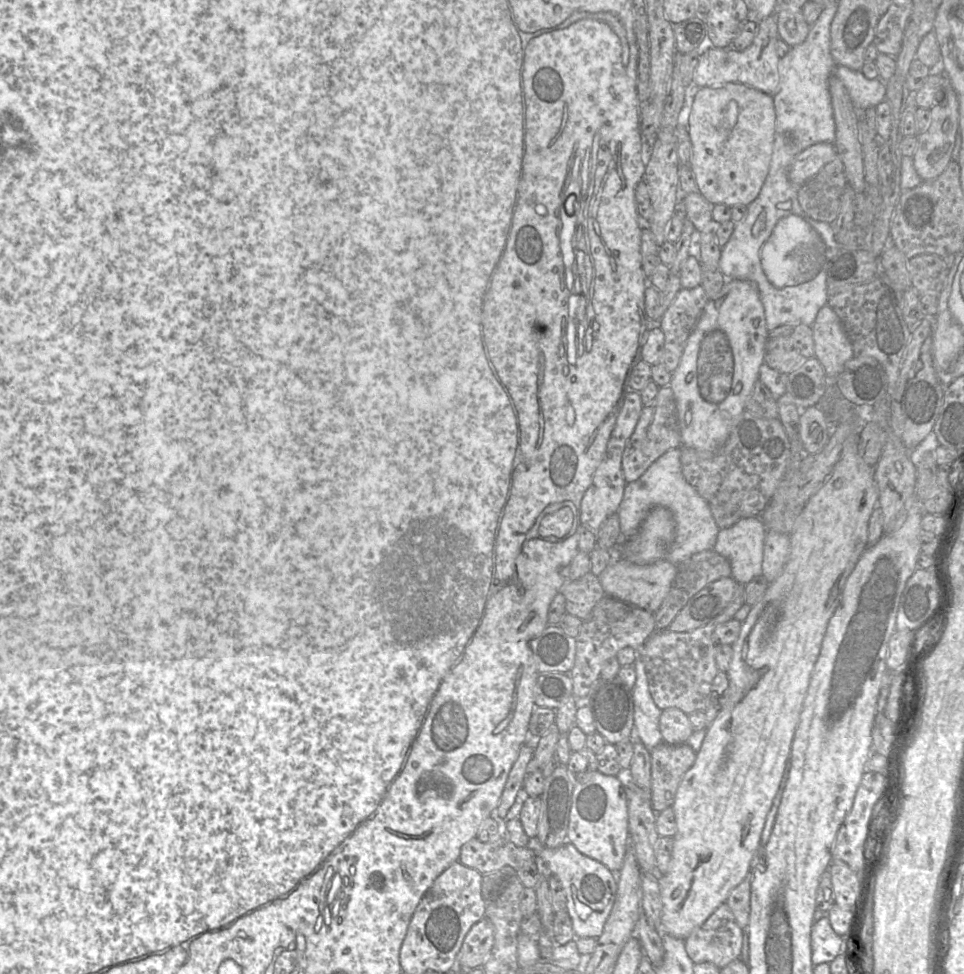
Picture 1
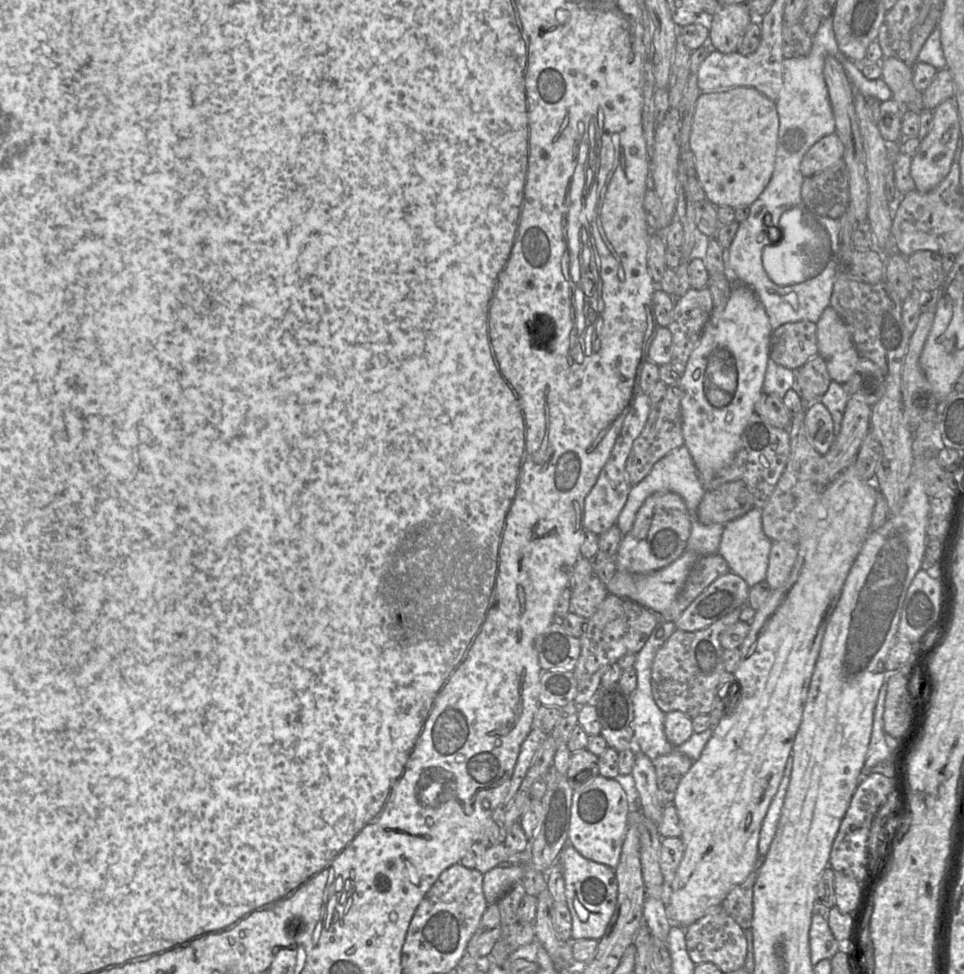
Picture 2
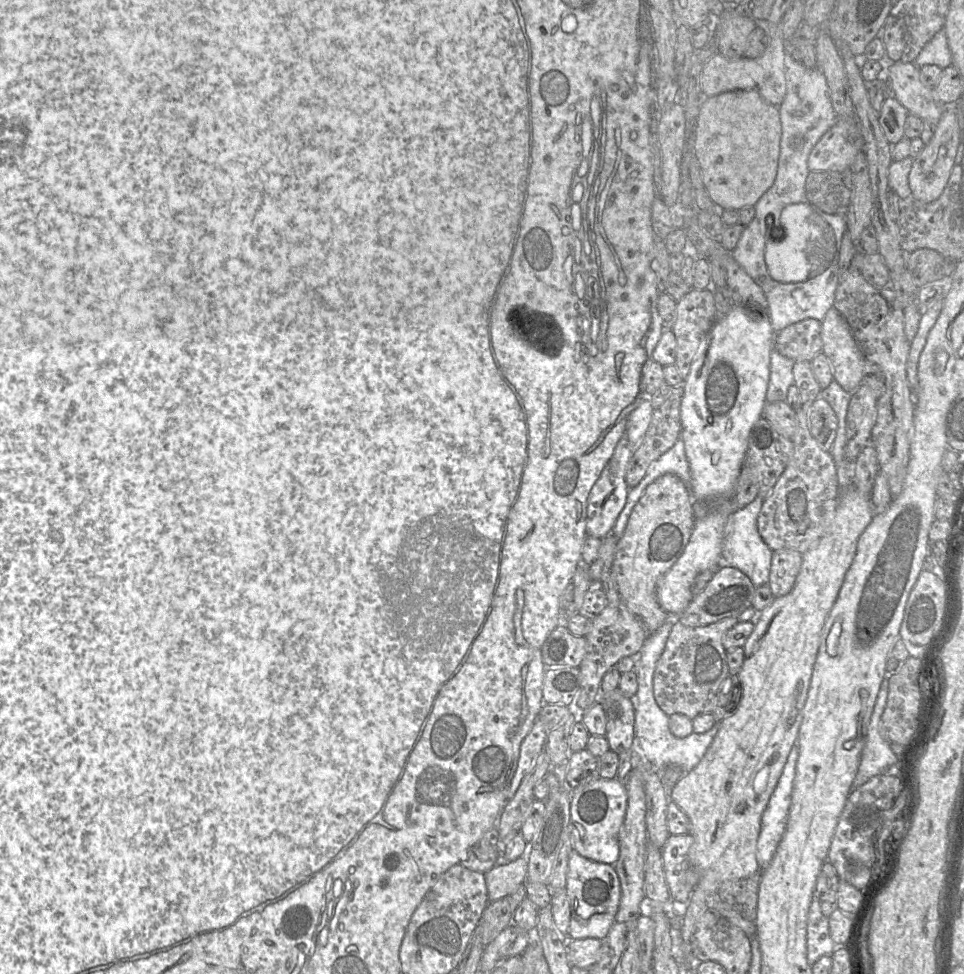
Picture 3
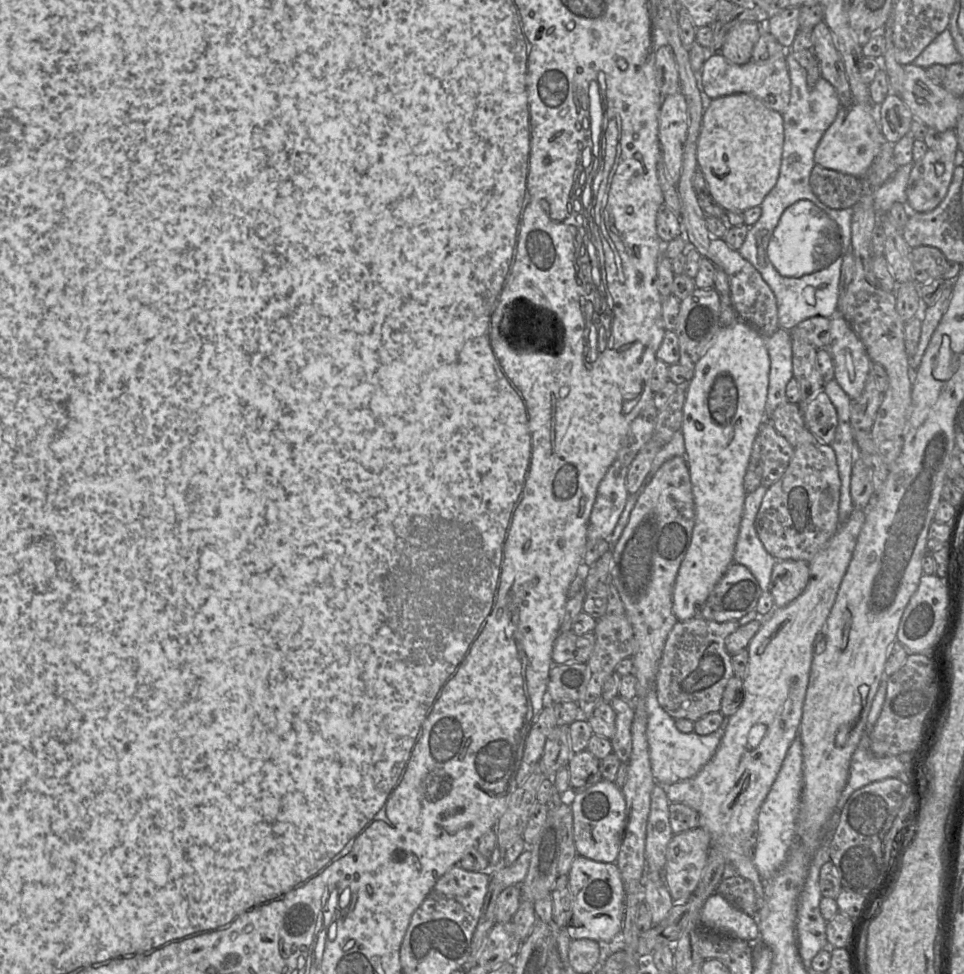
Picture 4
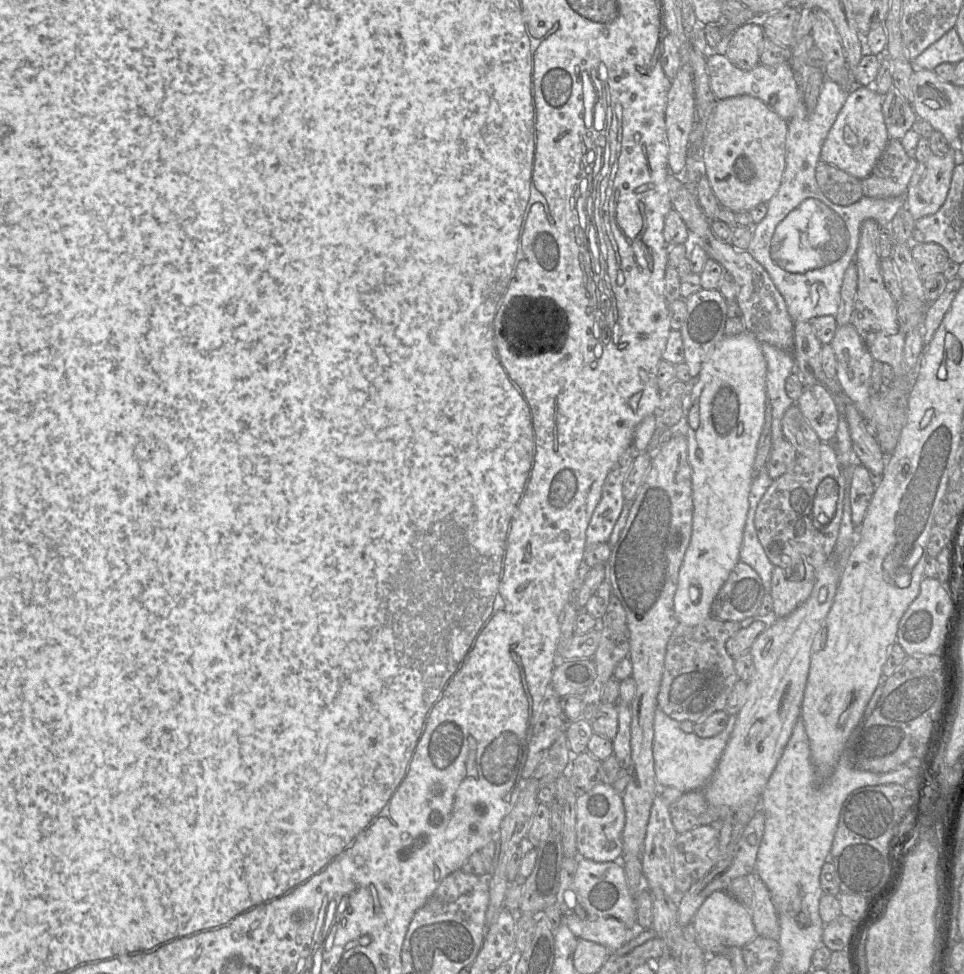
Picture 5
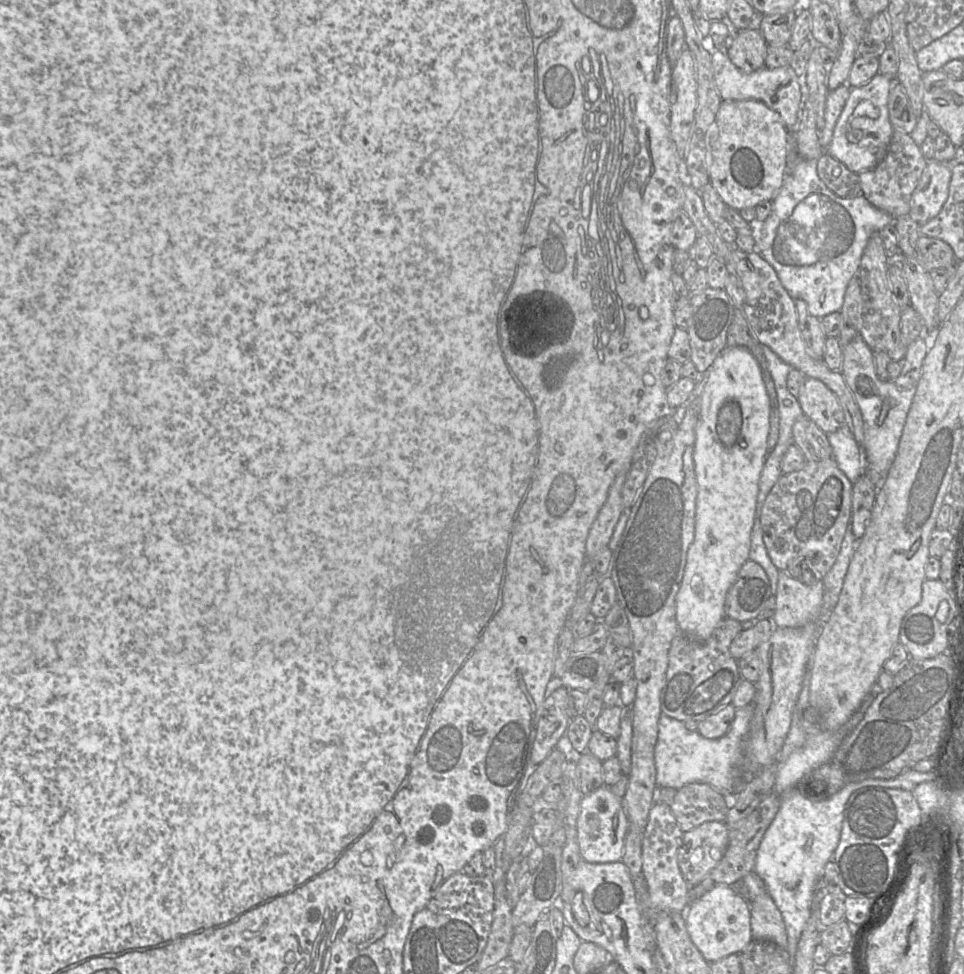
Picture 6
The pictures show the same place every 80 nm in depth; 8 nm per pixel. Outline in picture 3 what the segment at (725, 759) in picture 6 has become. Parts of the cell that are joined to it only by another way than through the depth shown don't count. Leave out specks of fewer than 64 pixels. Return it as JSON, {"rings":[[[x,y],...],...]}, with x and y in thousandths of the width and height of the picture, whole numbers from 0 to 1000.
{"rings":[[[694,634],[679,649],[673,651],[666,665],[661,671],[659,689],[661,694],[661,710],[658,714],[658,774],[667,780],[674,789],[686,793],[692,789],[703,789],[706,793],[714,794],[719,791],[730,777],[746,747],[744,741],[731,753],[718,752],[710,758],[699,756],[694,747],[694,734],[680,722],[677,709],[677,694],[682,679],[690,665],[692,656],[699,641],[699,636]]]}

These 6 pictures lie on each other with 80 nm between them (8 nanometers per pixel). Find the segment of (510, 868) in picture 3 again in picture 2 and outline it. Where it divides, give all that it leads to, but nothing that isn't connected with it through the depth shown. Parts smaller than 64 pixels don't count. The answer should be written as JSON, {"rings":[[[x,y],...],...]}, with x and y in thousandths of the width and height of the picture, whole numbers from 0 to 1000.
{"rings":[[[516,889],[501,897],[501,917],[505,927],[516,925],[541,903],[545,889]]]}

